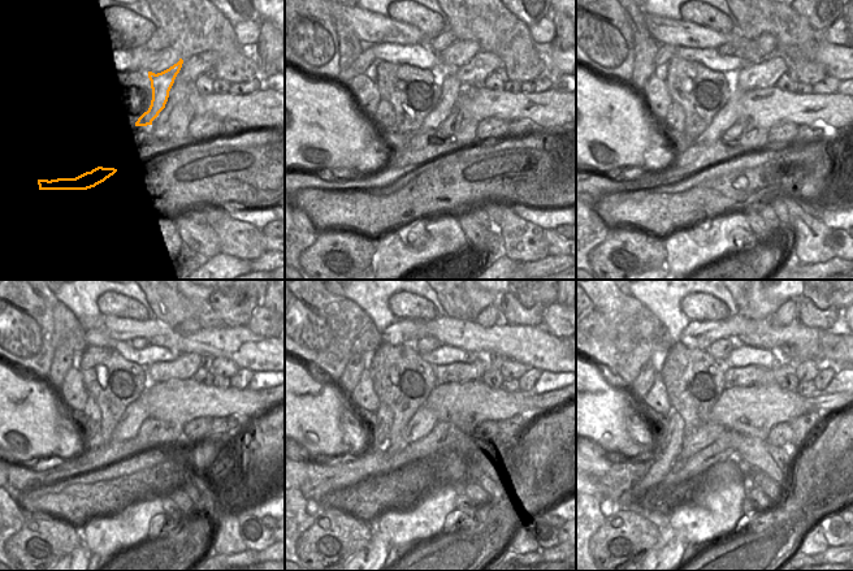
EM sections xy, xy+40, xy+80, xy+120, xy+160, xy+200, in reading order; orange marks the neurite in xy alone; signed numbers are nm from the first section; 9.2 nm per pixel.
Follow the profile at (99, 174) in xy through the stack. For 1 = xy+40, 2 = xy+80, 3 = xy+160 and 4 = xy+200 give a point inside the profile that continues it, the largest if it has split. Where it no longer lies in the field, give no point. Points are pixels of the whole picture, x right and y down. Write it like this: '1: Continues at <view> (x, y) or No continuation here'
1: Continues at xy+40 (351, 181)
2: Continues at xy+80 (643, 180)
3: Continues at xy+160 (316, 479)
4: Continues at xy+200 (609, 474).

